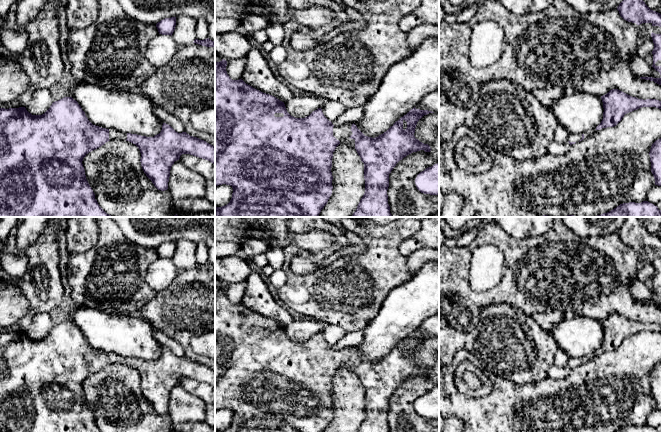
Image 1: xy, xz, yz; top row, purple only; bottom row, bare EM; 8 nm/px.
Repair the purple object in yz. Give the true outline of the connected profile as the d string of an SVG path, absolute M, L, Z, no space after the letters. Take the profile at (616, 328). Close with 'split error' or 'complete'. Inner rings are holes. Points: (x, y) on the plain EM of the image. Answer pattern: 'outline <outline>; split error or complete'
outline M612 313L601 320L603 326L603 343L596 354L616 350L625 338L642 331L656 331L661 333L661 325L656 323L638 323L618 313Z; complete

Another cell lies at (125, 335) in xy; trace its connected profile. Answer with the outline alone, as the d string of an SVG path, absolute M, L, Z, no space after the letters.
M75 306L68 315L93 349L146 361L154 361L162 354L163 346L153 336L154 327L141 317L110 314L86 306Z

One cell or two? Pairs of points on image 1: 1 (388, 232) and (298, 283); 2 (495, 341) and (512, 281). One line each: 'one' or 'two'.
1: one
2: two

